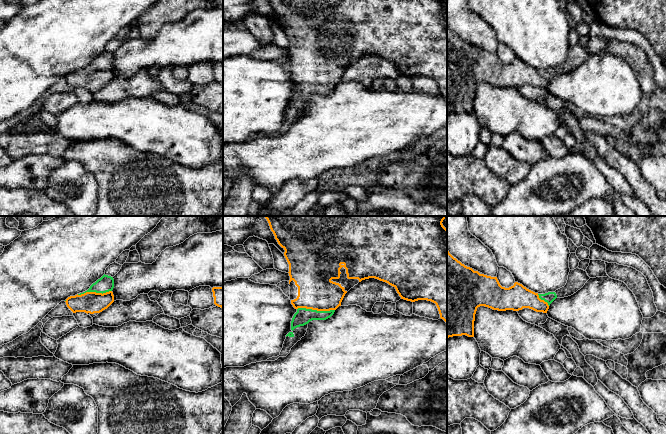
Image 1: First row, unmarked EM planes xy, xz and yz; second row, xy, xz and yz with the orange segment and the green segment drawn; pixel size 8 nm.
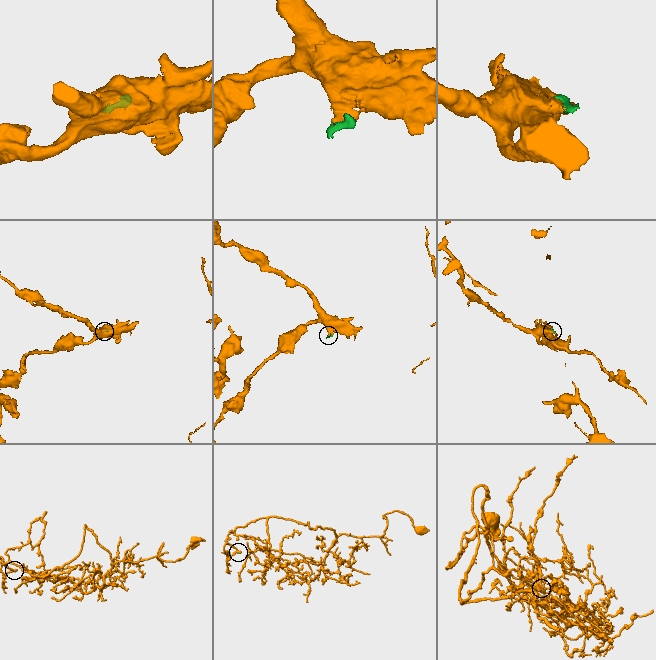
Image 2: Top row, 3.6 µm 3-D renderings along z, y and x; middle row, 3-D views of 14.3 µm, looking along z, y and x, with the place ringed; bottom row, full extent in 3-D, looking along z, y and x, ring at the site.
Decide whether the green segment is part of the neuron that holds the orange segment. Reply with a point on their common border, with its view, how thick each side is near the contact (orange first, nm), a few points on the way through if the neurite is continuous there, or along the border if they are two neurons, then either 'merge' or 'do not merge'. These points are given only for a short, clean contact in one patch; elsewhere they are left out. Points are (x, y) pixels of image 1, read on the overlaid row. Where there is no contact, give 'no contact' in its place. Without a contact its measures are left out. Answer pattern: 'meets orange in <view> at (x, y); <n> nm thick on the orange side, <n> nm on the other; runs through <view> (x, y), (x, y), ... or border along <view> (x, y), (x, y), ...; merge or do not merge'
meets orange in xz at (316, 309); 300 nm thick on the orange side, 140 nm on the other; merge

